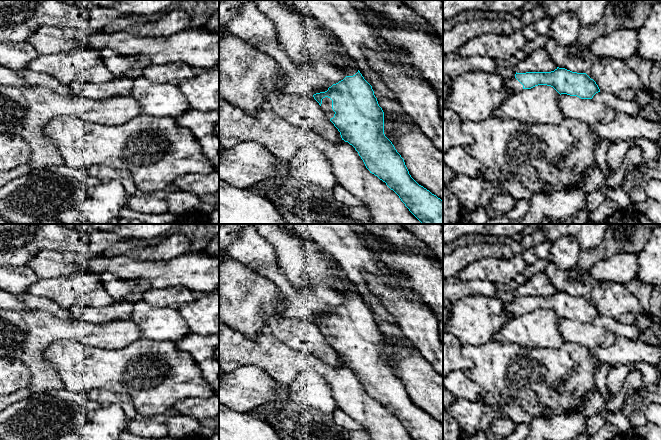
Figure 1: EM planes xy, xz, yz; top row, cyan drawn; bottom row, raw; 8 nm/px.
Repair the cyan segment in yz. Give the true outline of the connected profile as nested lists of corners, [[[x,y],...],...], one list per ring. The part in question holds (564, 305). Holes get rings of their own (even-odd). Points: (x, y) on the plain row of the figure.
[[[557,291],[551,296],[517,297],[512,303],[507,303],[509,314],[514,317],[523,313],[531,313],[538,309],[553,311],[560,319],[567,318],[581,323],[592,323],[600,316],[596,306],[586,297],[577,297]]]

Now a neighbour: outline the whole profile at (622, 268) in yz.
[[[617,253],[594,264],[589,272],[600,283],[611,281],[626,285],[635,280],[639,267],[638,255]]]

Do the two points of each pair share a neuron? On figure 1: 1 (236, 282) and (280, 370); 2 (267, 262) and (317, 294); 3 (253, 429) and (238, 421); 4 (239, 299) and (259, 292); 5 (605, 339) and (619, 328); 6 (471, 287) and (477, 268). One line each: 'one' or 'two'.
1: two
2: one
3: one
4: one
5: two
6: two

